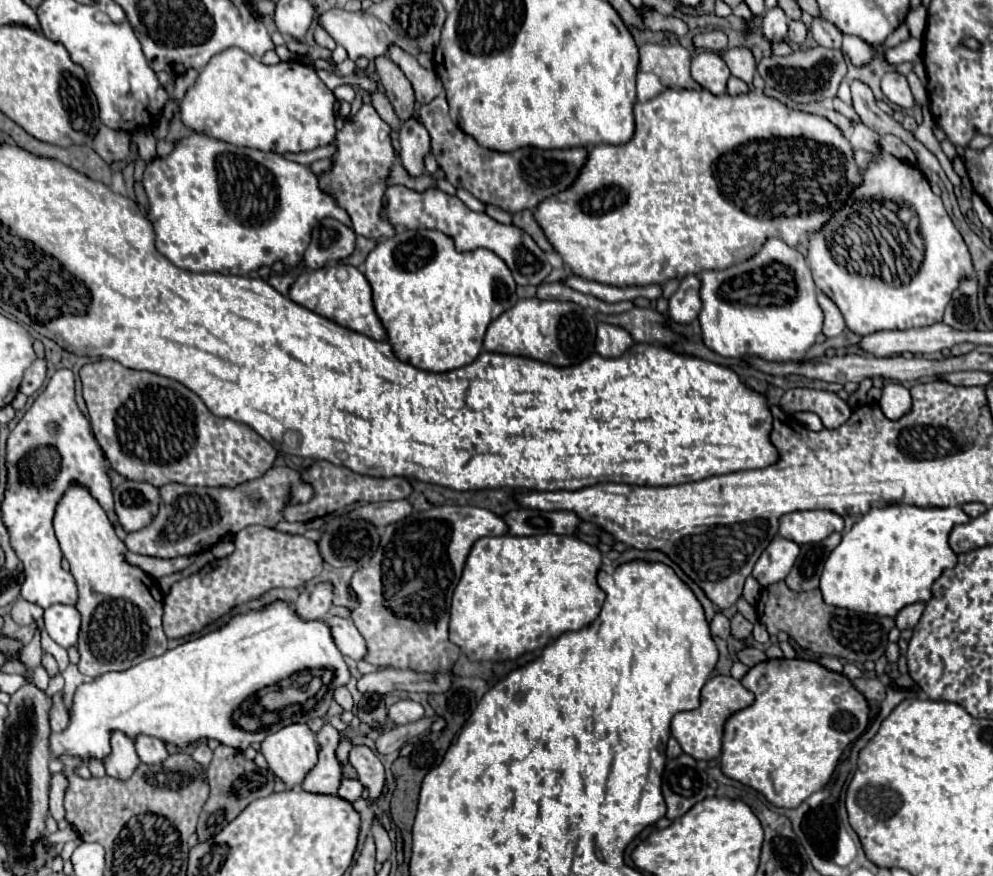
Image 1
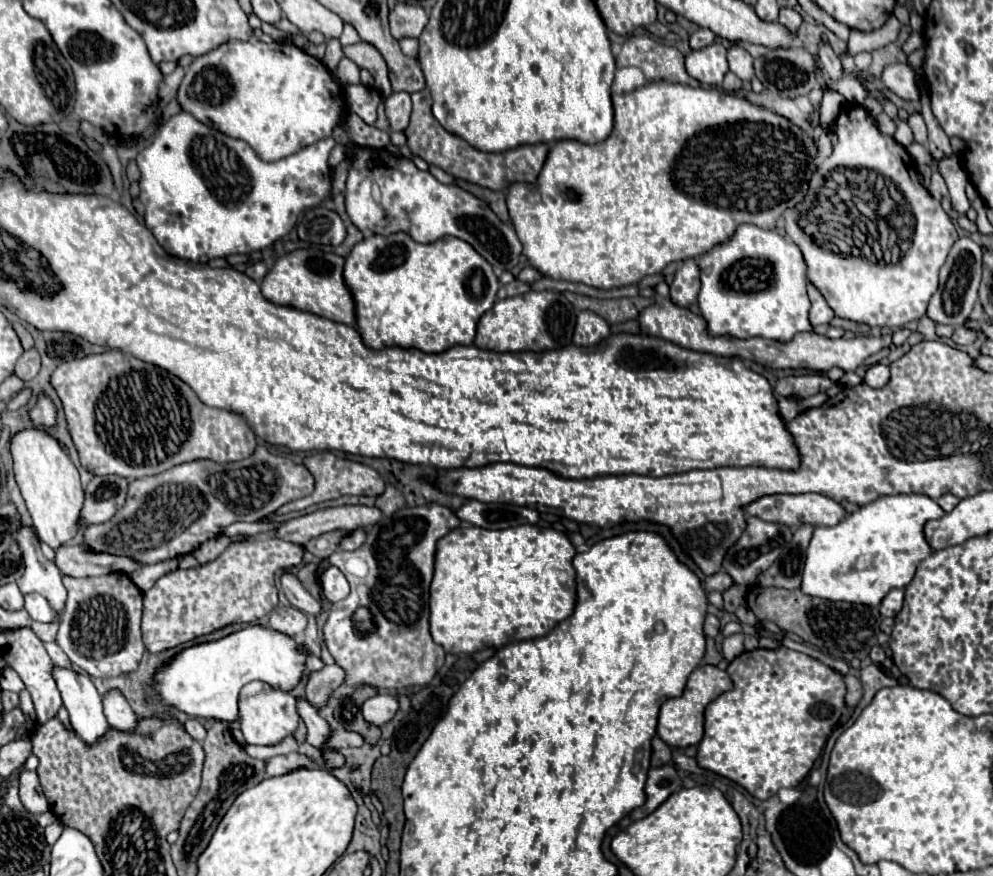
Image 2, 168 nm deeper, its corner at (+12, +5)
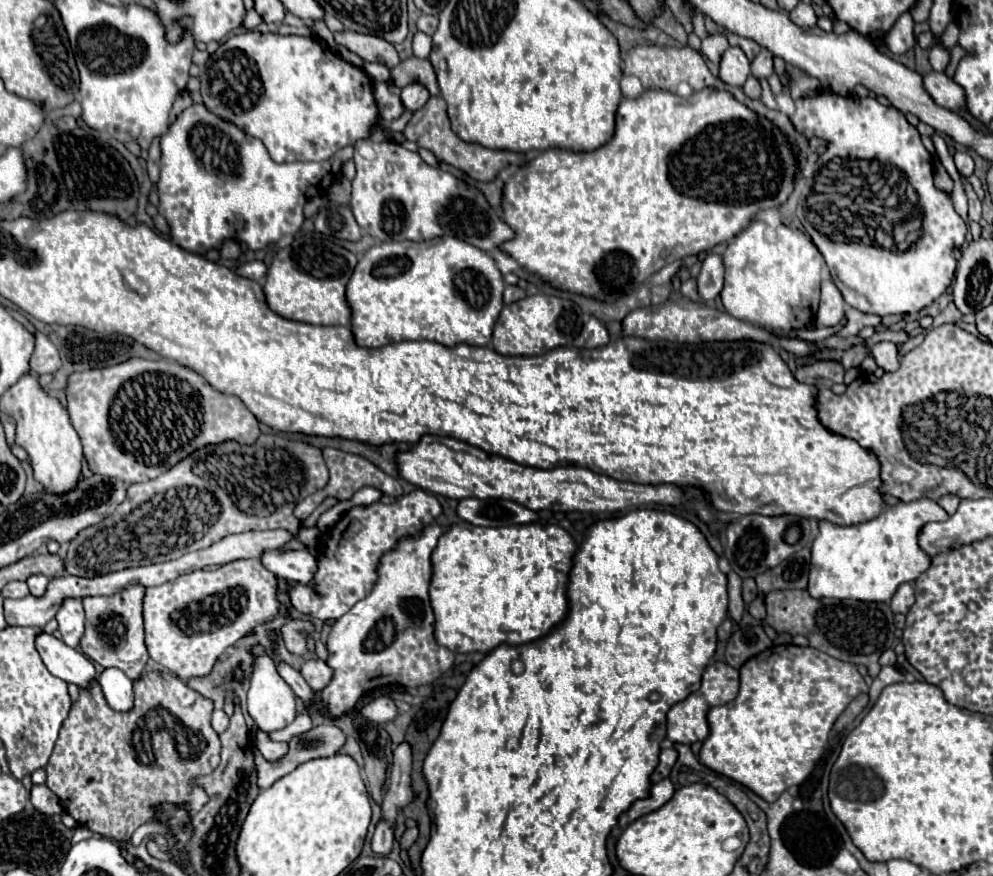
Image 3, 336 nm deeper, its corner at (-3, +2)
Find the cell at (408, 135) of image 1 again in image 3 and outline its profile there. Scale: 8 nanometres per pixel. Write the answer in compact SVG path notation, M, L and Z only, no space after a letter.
M412 83L412 85L406 85L402 89L402 103L412 113L416 113L420 107L424 107L428 97L430 97L428 89L424 85L420 85L420 83Z

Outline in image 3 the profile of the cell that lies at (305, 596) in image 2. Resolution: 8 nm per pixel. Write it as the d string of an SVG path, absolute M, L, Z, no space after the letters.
M268 551L262 555L262 563L276 577L290 579L294 583L310 583L312 575L316 575L316 559L304 551Z

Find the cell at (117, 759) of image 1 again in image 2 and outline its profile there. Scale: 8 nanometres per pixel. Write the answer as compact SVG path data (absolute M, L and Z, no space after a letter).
M53 666L51 674L61 692L63 704L69 712L69 720L75 732L87 744L97 742L99 736L103 736L109 730L109 722L105 720L101 696L89 674L61 666Z

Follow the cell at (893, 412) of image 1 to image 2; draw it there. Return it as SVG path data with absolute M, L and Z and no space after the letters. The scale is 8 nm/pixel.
M873 364L867 368L867 374L865 374L865 382L871 386L871 388L881 388L889 382L889 366L885 364Z

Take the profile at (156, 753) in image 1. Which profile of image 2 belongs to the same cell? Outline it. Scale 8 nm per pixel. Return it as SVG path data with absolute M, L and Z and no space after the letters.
M109 690L103 696L103 714L113 728L121 728L121 732L131 732L137 726L137 716L127 704L125 696L119 690Z

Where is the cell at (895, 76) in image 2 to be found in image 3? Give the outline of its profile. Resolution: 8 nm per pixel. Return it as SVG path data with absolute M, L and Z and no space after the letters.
M930 71L922 75L924 79L924 89L926 93L934 99L936 105L946 107L946 109L962 109L964 107L964 91L960 85L956 85L952 79L946 77L946 73Z

